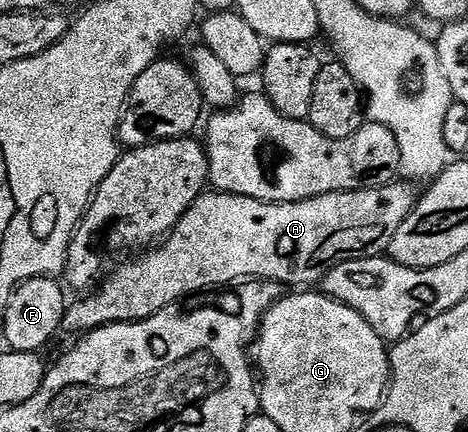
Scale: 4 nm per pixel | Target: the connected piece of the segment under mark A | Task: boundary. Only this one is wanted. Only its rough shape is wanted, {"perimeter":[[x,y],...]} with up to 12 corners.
{"perimeter":[[413,184],[257,201],[203,192],[65,332],[243,279],[313,286],[383,256]]}

